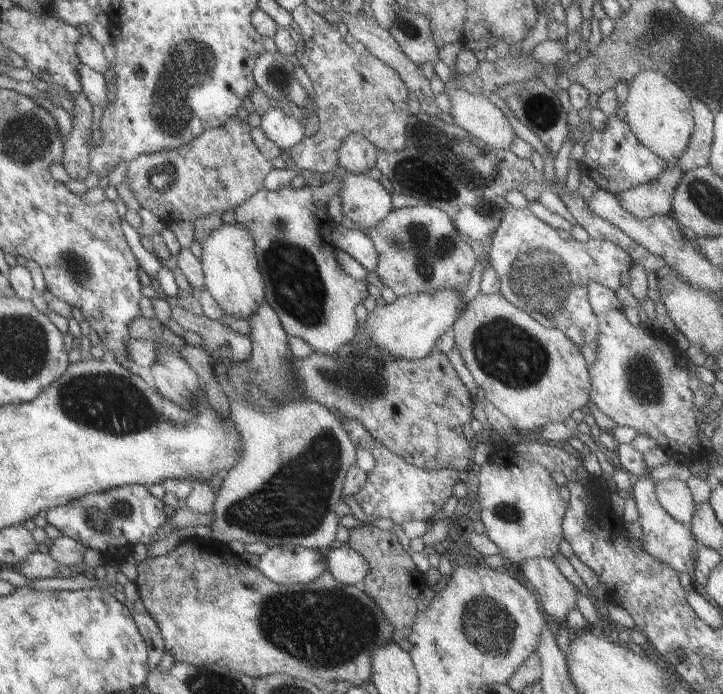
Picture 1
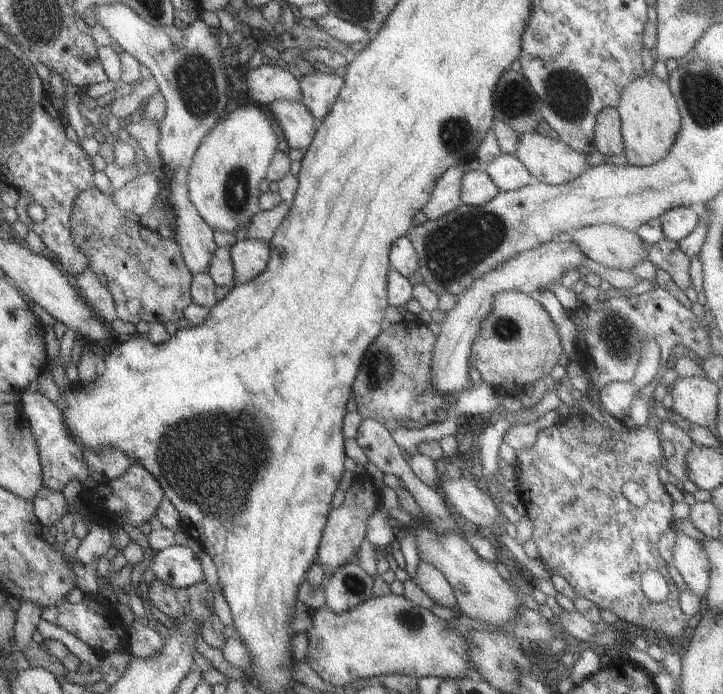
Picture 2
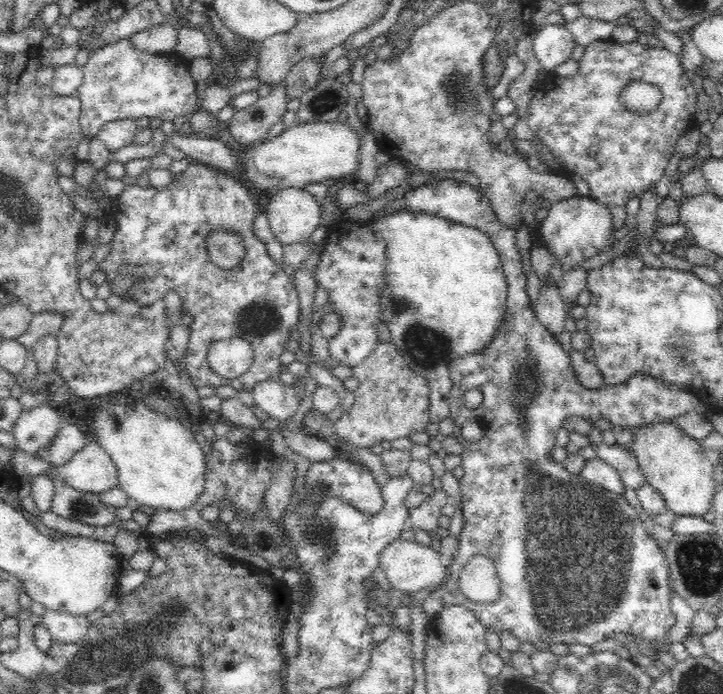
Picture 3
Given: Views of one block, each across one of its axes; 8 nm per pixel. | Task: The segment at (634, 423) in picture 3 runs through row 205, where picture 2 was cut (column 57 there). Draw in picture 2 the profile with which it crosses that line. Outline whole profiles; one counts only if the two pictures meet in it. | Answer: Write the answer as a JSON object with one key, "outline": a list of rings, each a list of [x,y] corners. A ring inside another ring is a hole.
{"outline":[[[23,389],[19,398],[17,405],[28,420],[31,436],[35,440],[35,448],[37,448],[41,467],[42,486],[61,492],[65,484],[74,478],[82,485],[87,477],[92,479],[93,470],[89,470],[81,460],[81,447],[65,430],[64,416],[61,416],[63,409],[58,404],[47,400],[43,394],[39,394],[37,391],[25,392]]]}

